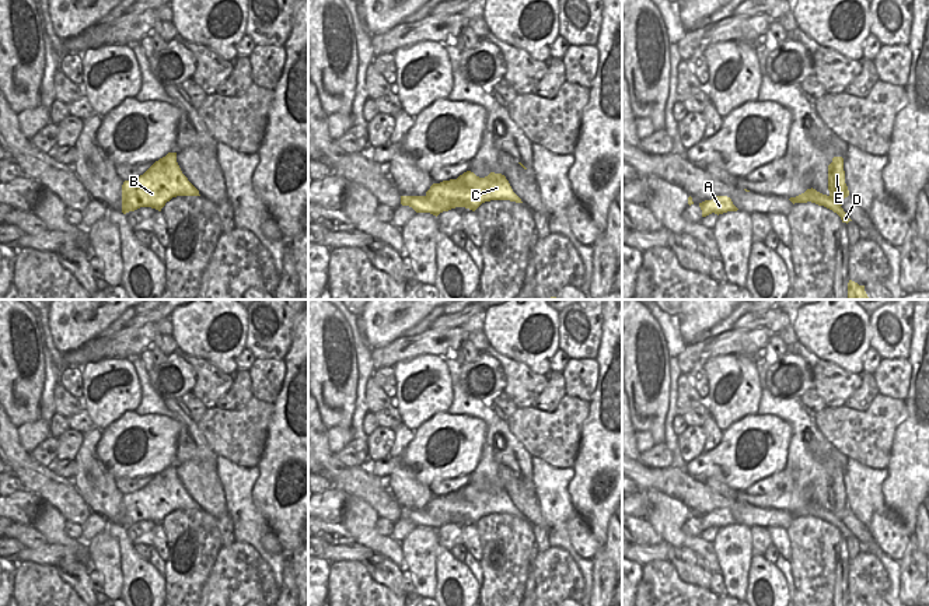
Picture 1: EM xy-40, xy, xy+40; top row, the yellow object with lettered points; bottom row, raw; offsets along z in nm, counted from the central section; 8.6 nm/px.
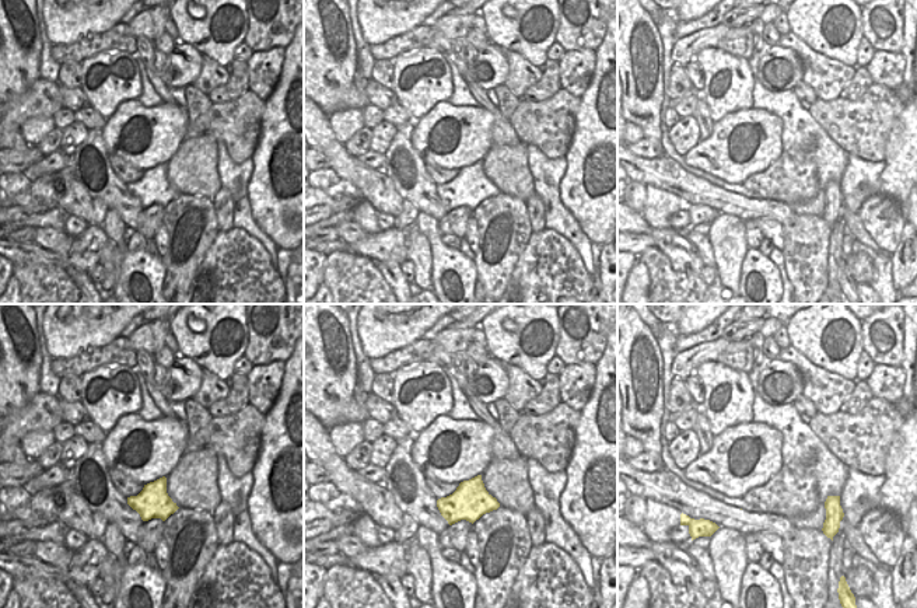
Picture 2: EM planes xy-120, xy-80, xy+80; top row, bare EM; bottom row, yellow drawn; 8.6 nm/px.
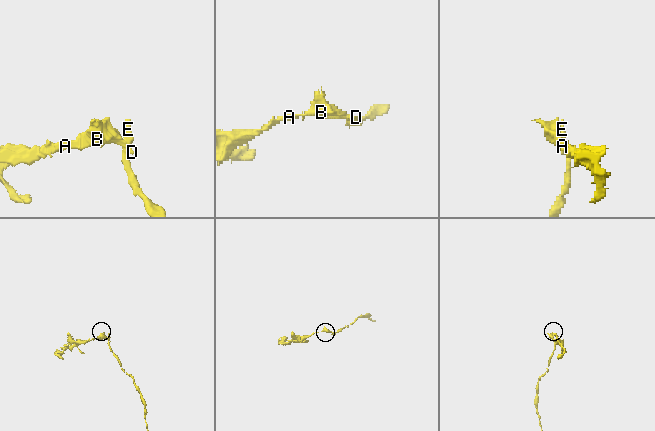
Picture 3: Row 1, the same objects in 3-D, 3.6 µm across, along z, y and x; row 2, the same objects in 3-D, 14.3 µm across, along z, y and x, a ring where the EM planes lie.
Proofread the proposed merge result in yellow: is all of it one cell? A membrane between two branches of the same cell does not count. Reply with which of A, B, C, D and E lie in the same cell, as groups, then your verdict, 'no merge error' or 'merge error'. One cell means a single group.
A B C D / E; merge error

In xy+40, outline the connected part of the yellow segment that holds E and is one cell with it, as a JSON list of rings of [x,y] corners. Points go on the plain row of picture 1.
[[[834,470],[828,479],[828,504],[834,515],[842,519],[844,512],[849,509],[848,500],[845,497],[844,472]]]

